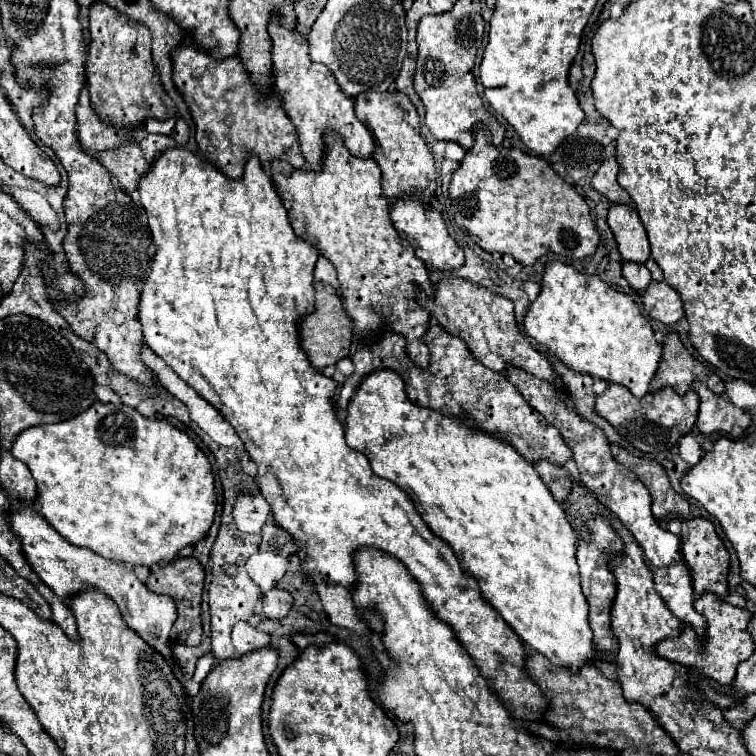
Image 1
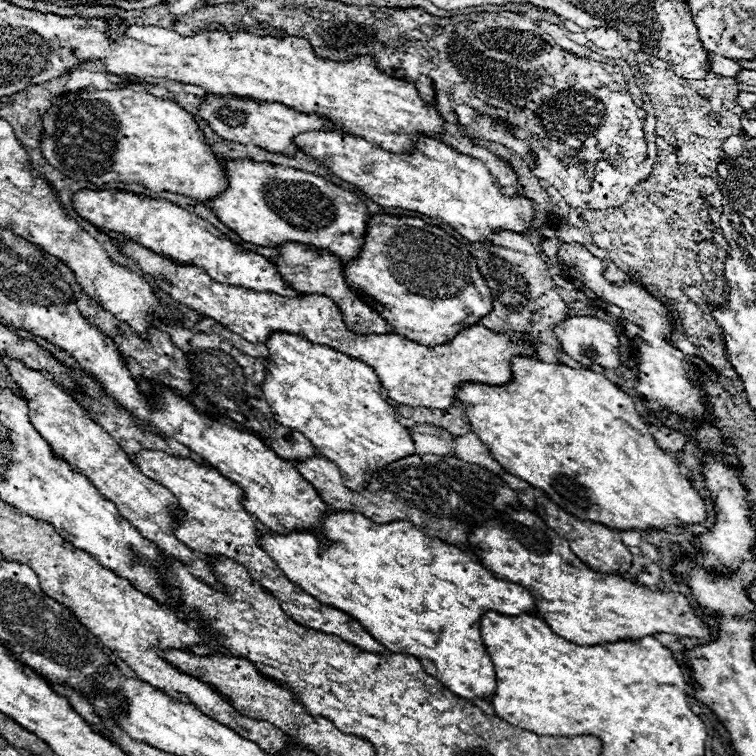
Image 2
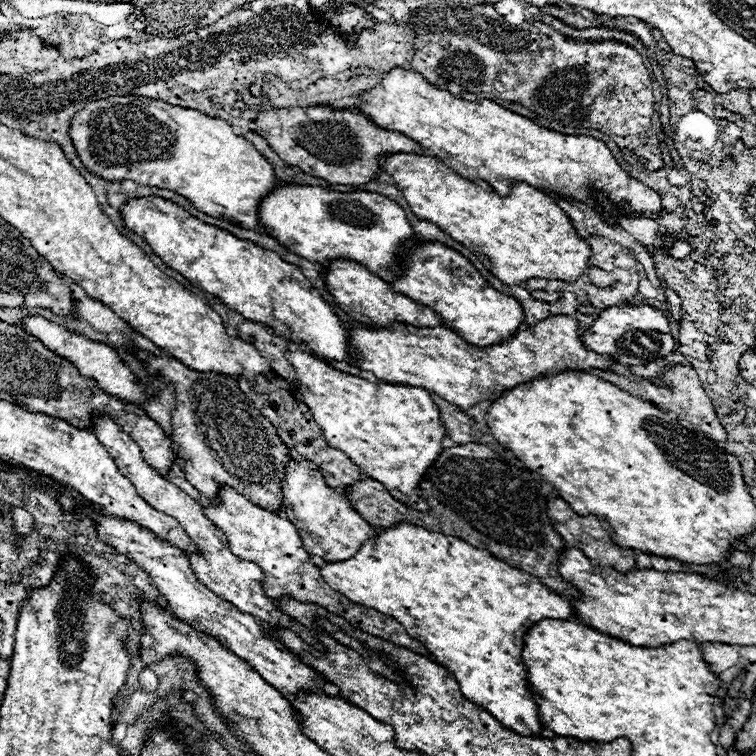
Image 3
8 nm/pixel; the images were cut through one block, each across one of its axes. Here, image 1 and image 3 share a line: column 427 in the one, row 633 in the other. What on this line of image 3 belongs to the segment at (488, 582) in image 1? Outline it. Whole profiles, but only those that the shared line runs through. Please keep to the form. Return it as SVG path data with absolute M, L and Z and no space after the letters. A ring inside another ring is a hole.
M400 522L392 528L382 528L374 540L360 546L356 556L342 562L326 562L318 566L326 584L340 594L366 608L376 608L404 624L406 632L424 644L430 658L444 666L460 684L460 692L472 704L484 708L506 728L524 734L540 736L542 724L538 720L536 704L526 686L526 668L522 664L522 636L526 628L544 618L570 620L574 610L568 600L550 592L532 574L510 568L502 560L494 560L486 550L472 548L470 544L444 534L432 534L420 526Z

